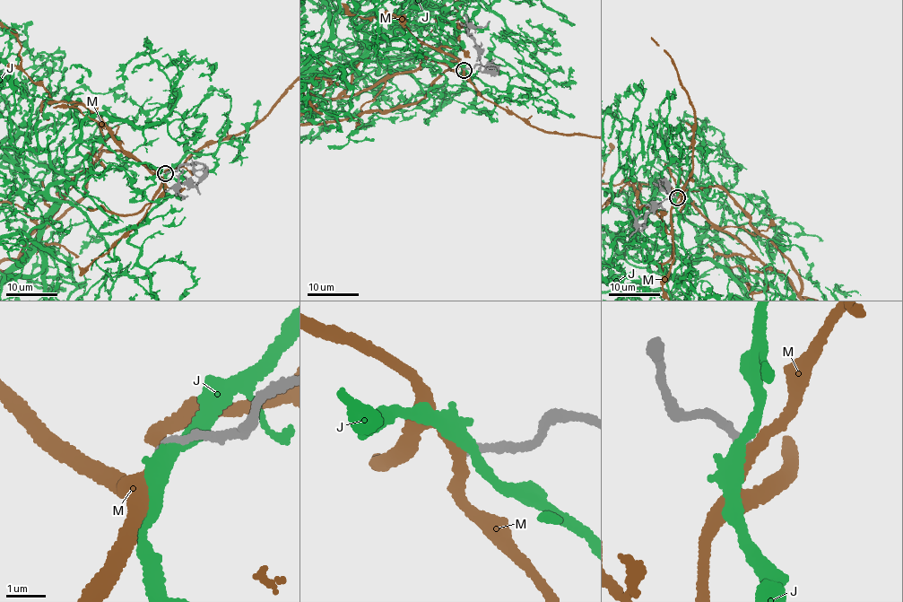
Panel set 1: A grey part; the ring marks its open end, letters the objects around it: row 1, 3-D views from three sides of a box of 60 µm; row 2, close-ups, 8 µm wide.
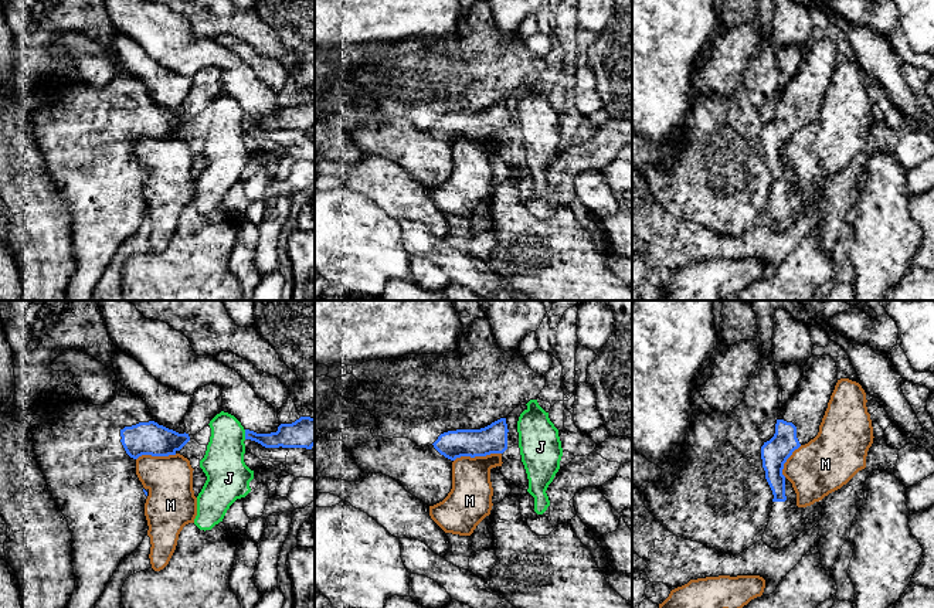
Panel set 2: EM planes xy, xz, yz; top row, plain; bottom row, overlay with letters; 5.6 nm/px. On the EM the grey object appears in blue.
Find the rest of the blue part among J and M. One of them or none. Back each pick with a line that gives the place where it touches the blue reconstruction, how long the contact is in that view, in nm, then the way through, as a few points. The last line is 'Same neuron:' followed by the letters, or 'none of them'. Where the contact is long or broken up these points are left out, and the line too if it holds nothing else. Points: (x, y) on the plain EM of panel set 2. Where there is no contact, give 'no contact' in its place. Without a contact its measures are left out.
Same neuron: none of them

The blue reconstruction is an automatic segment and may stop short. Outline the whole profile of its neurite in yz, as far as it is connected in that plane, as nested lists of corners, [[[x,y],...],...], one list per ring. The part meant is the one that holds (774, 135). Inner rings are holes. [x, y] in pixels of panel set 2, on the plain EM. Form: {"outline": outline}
{"outline": [[[831,38],[811,40],[804,48],[798,72],[778,94],[774,119],[761,129],[765,162],[774,177],[770,204],[761,223],[771,231],[788,230],[822,201],[823,181],[798,190],[797,176],[782,152],[795,132],[818,118],[836,65],[835,43]]]}

